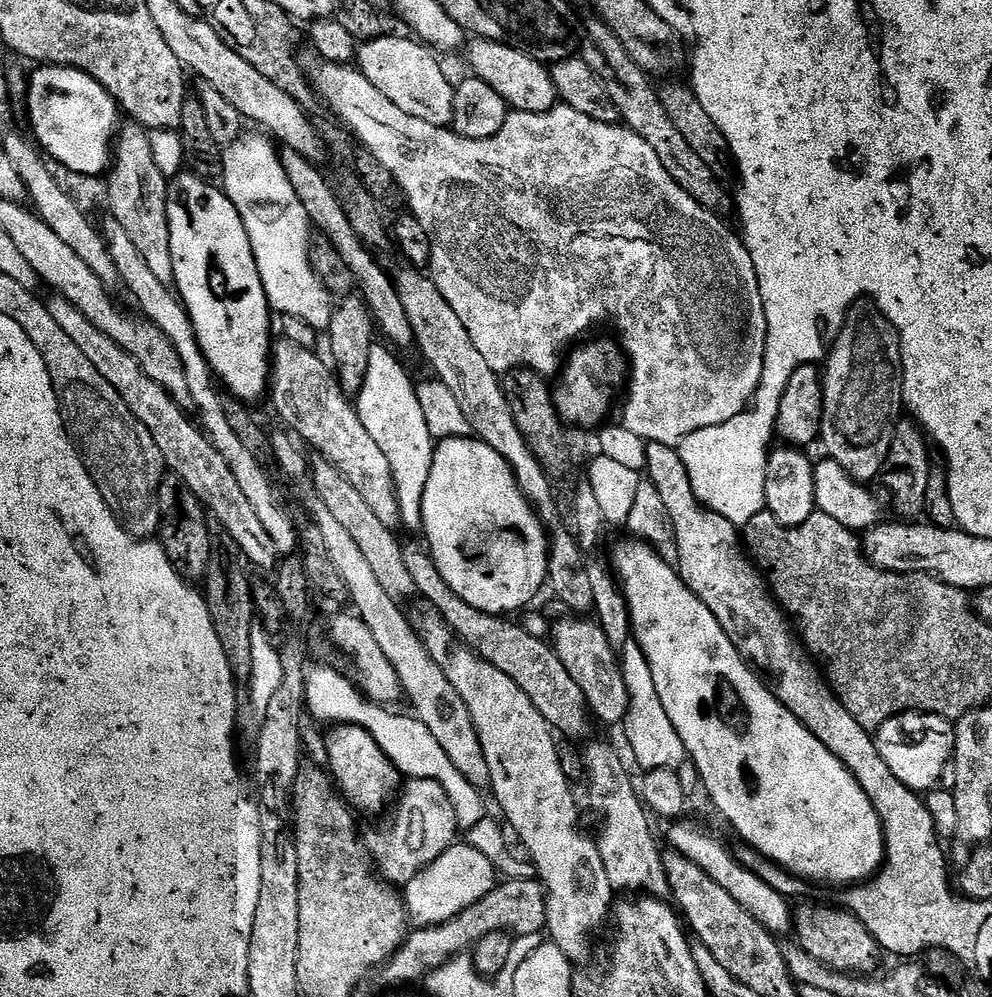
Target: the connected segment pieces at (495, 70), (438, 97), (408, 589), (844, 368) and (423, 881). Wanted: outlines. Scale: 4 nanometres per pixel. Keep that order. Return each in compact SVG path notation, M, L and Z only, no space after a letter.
M479 38L473 39L467 45L467 52L468 64L472 67L471 75L486 82L486 86L493 90L498 90L509 109L517 112L548 112L557 107L558 97L549 65L536 60L528 52L514 50L502 42Z
M385 34L376 40L365 40L359 45L355 63L360 73L398 110L406 110L414 118L422 118L422 122L430 122L439 128L448 128L452 123L452 107L454 106L454 84L448 81L444 68L439 64L437 53L415 38L403 40L400 36Z
M316 454L310 460L311 480L311 487L318 494L318 498L322 498L322 503L330 509L336 521L350 533L350 538L354 538L355 544L362 550L372 573L378 577L382 590L386 590L386 594L390 594L398 602L403 601L403 596L413 595L416 587L410 578L410 570L406 570L401 543L396 542L397 533L375 517L374 510L370 510L362 494L358 494L358 490L354 490L354 486L346 482L342 470L333 466L325 456Z
M857 302L848 310L840 333L831 341L826 363L822 368L824 382L824 413L820 427L819 443L824 444L827 459L838 462L853 480L872 482L884 471L890 442L894 442L896 428L900 425L904 407L904 367L900 353L900 336L896 328L871 302Z
M457 842L430 866L416 872L414 878L403 887L402 895L409 919L417 927L428 927L456 917L492 892L497 883L498 871L490 858L466 842Z

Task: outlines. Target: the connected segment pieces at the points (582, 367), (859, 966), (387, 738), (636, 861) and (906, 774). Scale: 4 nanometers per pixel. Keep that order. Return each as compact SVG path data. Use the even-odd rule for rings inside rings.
M591 340L584 342L589 342L589 344L581 343L567 353L562 364L562 375L559 377L560 385L555 385L554 388L554 399L556 411L559 412L561 421L565 425L573 424L576 428L596 430L608 420L606 418L608 411L612 408L612 403L616 400L616 391L619 388L621 391L625 387L630 364L619 343L611 344L608 340Z
M804 904L794 912L794 937L795 943L810 958L818 958L828 968L835 972L849 974L876 974L881 971L880 956L882 949L880 943L862 926L862 922L853 912L843 907L823 908L820 904Z
M313 667L306 676L306 708L316 720L332 720L333 725L337 724L357 724L362 726L362 730L369 732L382 746L385 761L392 764L408 780L433 780L446 790L446 798L454 806L456 815L456 826L460 830L469 830L480 819L486 816L484 810L484 796L479 787L471 784L466 778L462 778L462 773L454 767L454 762L450 762L450 757L446 755L446 750L442 750L441 744L434 739L434 734L426 730L426 726L415 715L399 716L387 707L372 703L361 691L348 681L340 672L335 672L332 668Z
M596 740L584 752L584 768L588 771L588 800L600 815L600 836L595 837L595 842L613 889L625 888L628 894L649 892L652 898L667 897L668 879L662 848L656 845L648 829L649 813L640 799L634 776L632 780L631 774L624 769L623 758L606 741Z
M904 712L890 718L882 727L876 729L874 739L882 754L882 762L886 762L890 770L894 770L894 778L898 778L898 782L911 788L913 792L925 794L924 792L941 783L943 771L952 763L952 753L956 751L956 726L953 721L929 712Z

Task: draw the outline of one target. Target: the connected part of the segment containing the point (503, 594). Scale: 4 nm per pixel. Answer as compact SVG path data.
M452 437L435 445L420 518L424 528L423 539L438 566L438 574L446 578L446 586L450 586L462 602L470 602L470 606L495 616L516 614L512 612L526 607L539 594L540 587L545 587L549 533L531 502L522 494L506 458L478 438Z

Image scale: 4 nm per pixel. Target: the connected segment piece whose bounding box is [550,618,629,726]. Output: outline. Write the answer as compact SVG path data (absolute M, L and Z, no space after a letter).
M565 618L551 625L552 649L562 658L562 666L570 670L570 678L578 682L578 686L585 695L585 702L591 715L604 724L623 725L627 718L629 696L624 681L624 670L620 667L617 649L610 646L599 623L588 618Z

